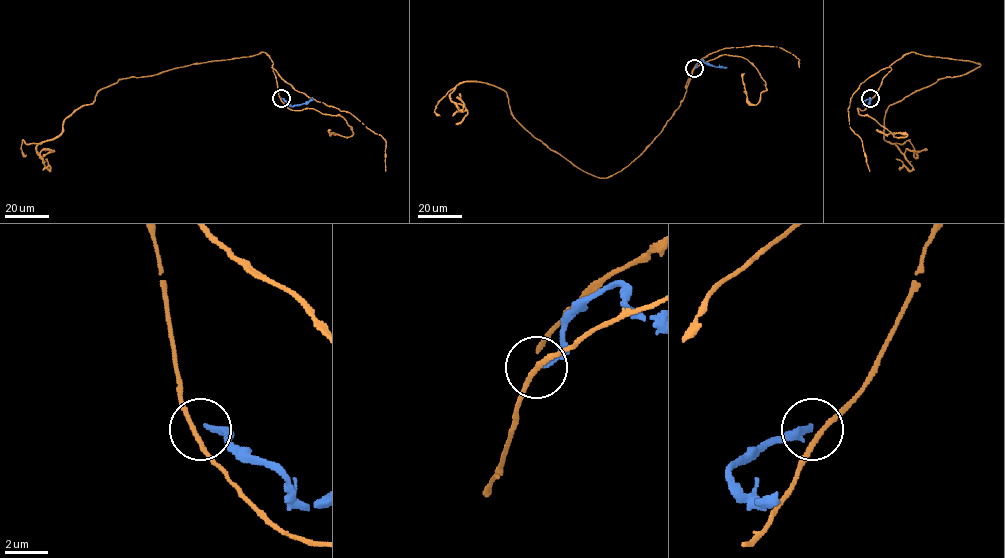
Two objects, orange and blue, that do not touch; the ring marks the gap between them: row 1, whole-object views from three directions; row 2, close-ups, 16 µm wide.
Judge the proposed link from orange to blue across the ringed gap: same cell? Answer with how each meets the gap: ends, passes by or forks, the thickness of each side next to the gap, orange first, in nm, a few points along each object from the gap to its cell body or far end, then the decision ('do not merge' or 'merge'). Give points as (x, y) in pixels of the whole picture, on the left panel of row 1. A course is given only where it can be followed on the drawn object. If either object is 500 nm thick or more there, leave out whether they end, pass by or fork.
orange passes by | blue ends | 200/240 nm | orange via (280, 98), (273, 63), (261, 52), (119, 79), (37, 145), (50, 170), (46, 158) | blue via (281, 98), (294, 106), (306, 103), (311, 97) | do not merge

